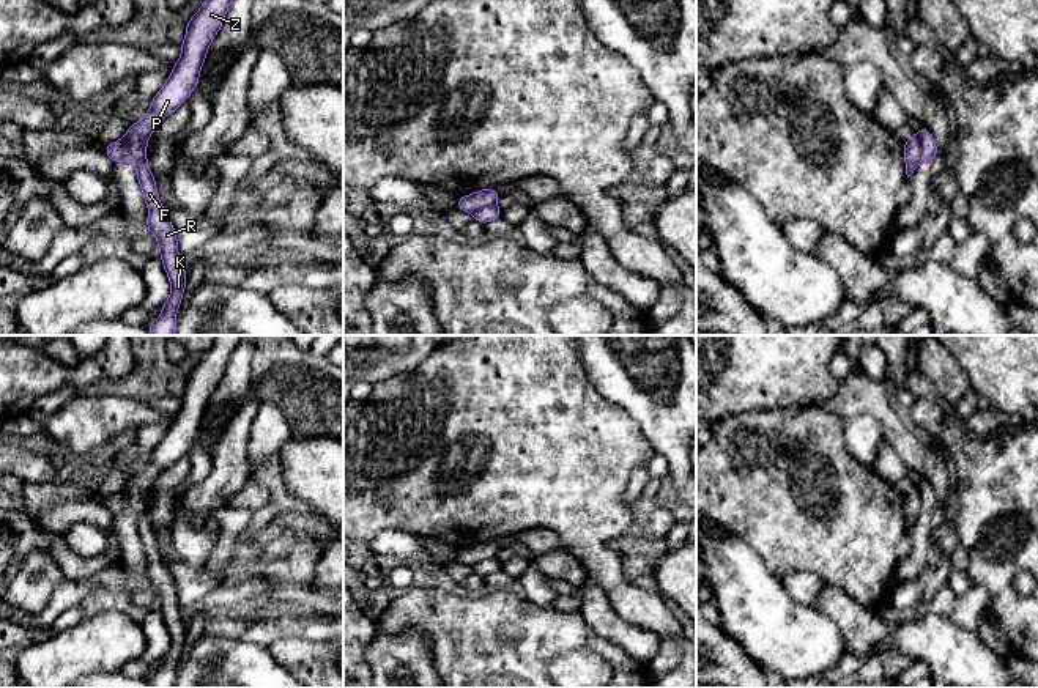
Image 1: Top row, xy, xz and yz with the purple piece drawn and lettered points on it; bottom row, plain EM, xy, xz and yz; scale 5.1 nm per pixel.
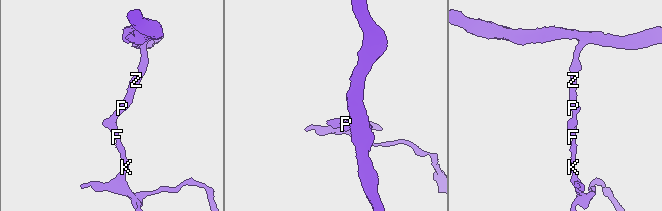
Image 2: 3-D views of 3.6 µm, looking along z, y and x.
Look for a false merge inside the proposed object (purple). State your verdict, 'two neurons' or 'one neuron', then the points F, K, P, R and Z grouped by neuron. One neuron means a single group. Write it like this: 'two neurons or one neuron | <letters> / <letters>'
two neurons | F K R / P Z

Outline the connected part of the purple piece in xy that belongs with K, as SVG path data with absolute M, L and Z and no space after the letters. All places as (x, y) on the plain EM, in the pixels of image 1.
M146 510L137 520L137 534L148 559L146 583L151 584L158 594L159 608L172 638L172 644L162 657L161 668L151 674L146 682L151 688L175 688L176 664L184 647L187 625L181 619L176 584L159 553L156 532L148 520Z

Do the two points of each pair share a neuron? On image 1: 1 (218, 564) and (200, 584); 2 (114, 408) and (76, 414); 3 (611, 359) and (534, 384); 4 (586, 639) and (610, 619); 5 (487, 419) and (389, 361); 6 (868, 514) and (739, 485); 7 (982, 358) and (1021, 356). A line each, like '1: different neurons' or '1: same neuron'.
1: different neurons
2: same neuron
3: different neurons
4: different neurons
5: different neurons
6: same neuron
7: same neuron

